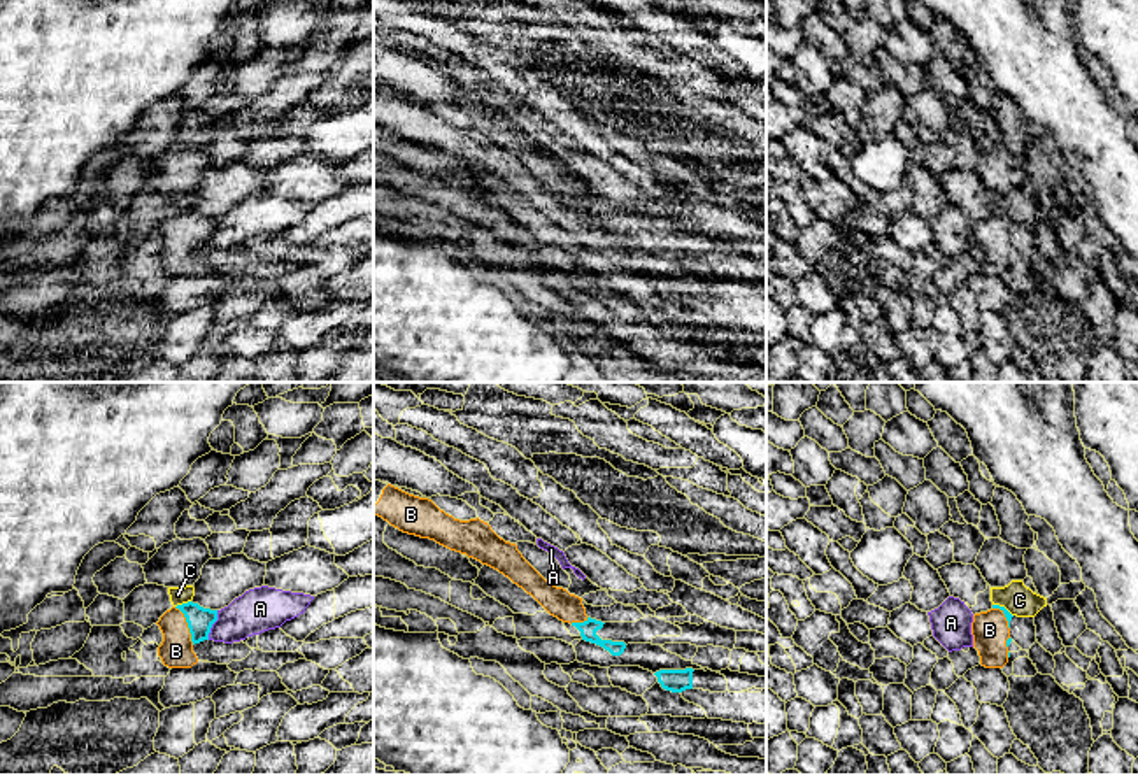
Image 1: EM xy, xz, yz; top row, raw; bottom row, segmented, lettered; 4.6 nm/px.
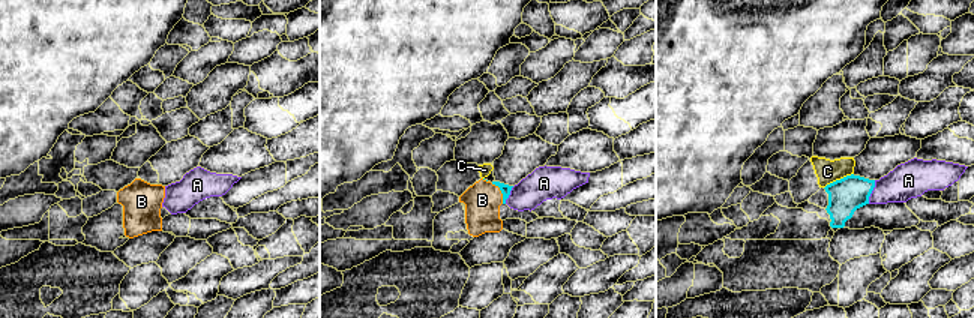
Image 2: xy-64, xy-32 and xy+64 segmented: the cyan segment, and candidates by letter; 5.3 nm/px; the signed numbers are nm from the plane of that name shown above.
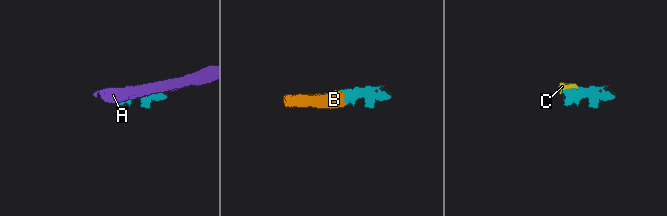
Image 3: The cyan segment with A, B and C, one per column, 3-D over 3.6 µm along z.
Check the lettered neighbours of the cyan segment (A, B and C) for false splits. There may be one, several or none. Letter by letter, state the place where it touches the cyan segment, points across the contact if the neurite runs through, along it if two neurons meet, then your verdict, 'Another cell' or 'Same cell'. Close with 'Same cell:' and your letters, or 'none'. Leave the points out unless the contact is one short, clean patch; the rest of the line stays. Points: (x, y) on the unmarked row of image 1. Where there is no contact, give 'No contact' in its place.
A: Touches cyan at xy (213, 230). Another cell
B: Touches cyan at xy (188, 232). Path across: xy (199, 227), (188, 232), (179, 241), (176, 258). Same cell
C: Touches cyan at xy (183, 211). Boundary: xy (190, 207), (176, 214). Another cell
Same cell: B

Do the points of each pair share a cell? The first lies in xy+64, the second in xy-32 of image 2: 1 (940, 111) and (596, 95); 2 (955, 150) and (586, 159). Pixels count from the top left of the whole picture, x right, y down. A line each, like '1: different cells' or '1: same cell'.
1: same cell
2: same cell

